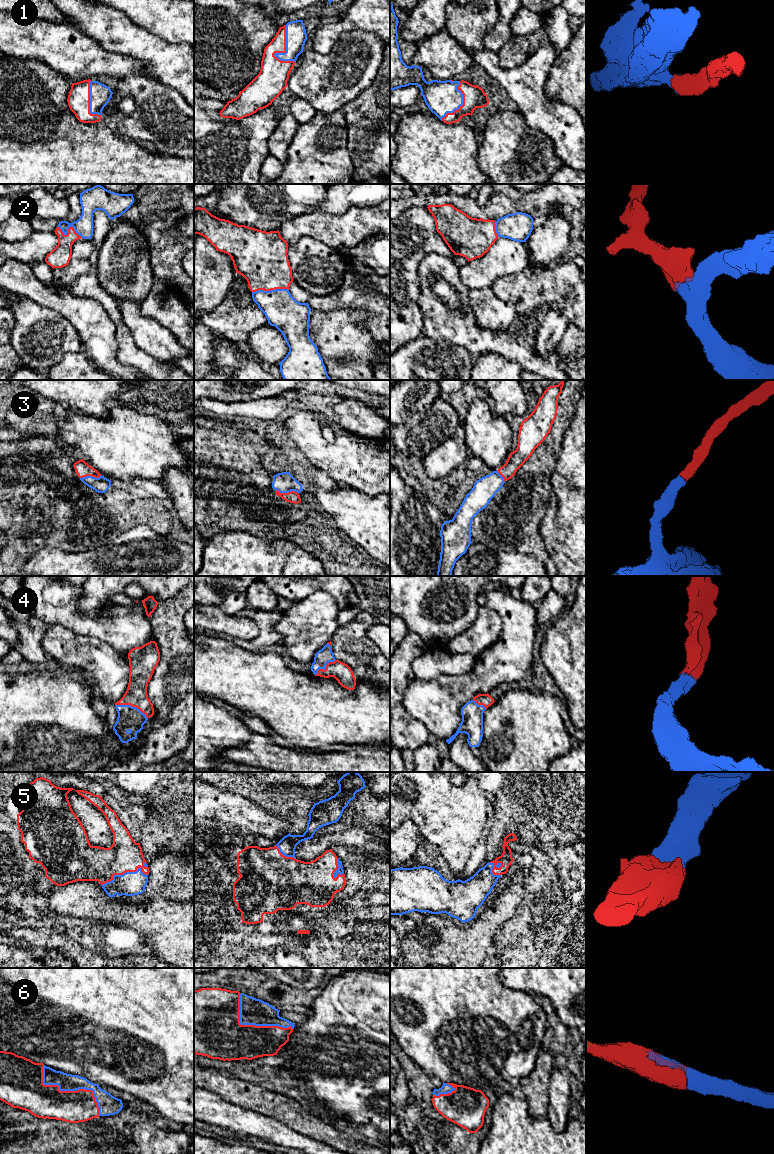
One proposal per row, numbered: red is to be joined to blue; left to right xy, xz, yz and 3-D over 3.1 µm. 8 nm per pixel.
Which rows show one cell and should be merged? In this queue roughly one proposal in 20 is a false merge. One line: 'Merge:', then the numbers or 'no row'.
Merge: 1, 2, 3, 4, 5, 6

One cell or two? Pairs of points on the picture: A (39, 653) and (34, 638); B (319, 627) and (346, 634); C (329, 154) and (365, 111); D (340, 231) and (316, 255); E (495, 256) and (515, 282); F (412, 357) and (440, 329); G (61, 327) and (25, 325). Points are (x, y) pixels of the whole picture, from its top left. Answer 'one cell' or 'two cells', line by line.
A: one cell
B: two cells
C: two cells
D: two cells
E: two cells
F: two cells
G: one cell

